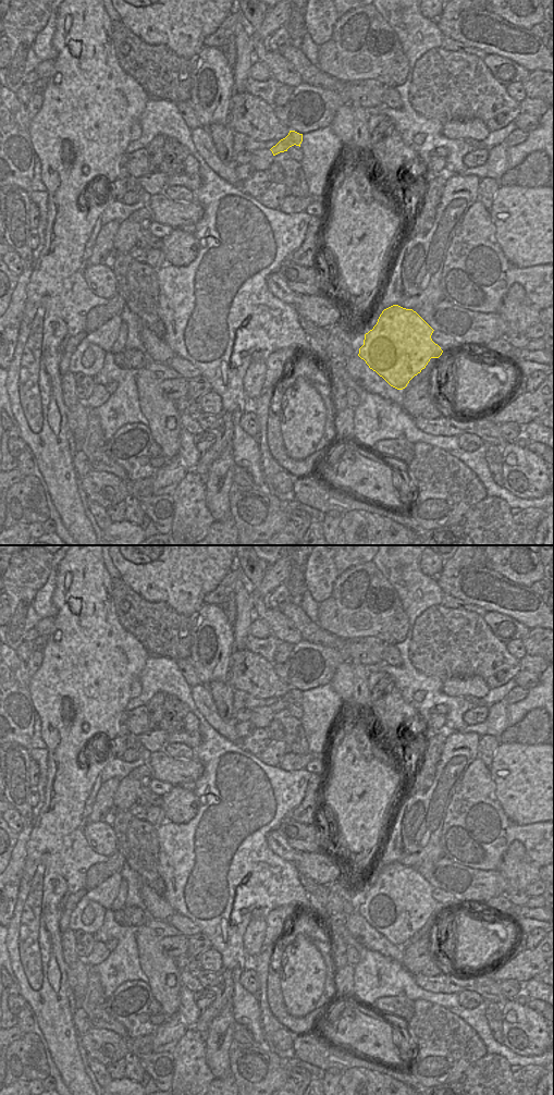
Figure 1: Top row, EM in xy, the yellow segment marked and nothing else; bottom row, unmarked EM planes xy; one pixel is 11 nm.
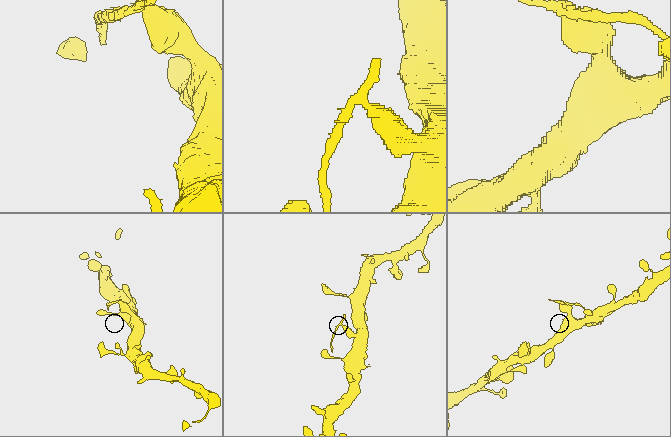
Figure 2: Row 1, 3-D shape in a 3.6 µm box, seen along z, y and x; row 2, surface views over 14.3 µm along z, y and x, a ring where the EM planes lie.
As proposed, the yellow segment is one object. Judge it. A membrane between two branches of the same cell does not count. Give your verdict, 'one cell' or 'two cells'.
two cells

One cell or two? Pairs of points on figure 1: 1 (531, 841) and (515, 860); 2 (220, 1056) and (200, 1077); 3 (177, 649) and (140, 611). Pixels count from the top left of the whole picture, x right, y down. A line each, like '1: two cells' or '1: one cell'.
1: two cells
2: two cells
3: one cell

